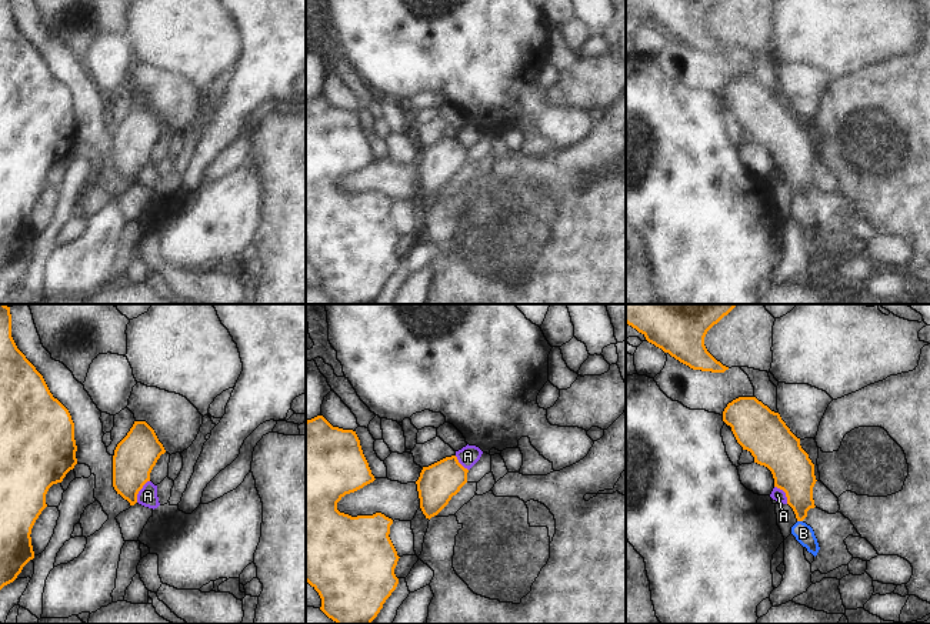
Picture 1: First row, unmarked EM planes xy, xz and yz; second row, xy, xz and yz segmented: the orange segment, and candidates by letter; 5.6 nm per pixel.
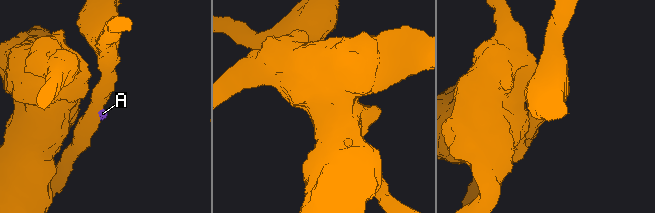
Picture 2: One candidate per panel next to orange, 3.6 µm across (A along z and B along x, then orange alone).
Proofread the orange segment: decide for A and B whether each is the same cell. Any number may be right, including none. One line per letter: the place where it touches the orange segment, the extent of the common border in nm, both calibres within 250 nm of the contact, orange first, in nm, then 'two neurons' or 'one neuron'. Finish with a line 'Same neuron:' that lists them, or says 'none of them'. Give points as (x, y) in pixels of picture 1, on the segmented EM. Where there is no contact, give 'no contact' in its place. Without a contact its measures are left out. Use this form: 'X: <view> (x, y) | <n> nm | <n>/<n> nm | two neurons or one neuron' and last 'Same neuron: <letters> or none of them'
A: xy (139, 490) | 150 nm | 240/110 nm | two neurons
B: yz (800, 520) | 30 nm | 220/110 nm | two neurons
Same neuron: none of them

